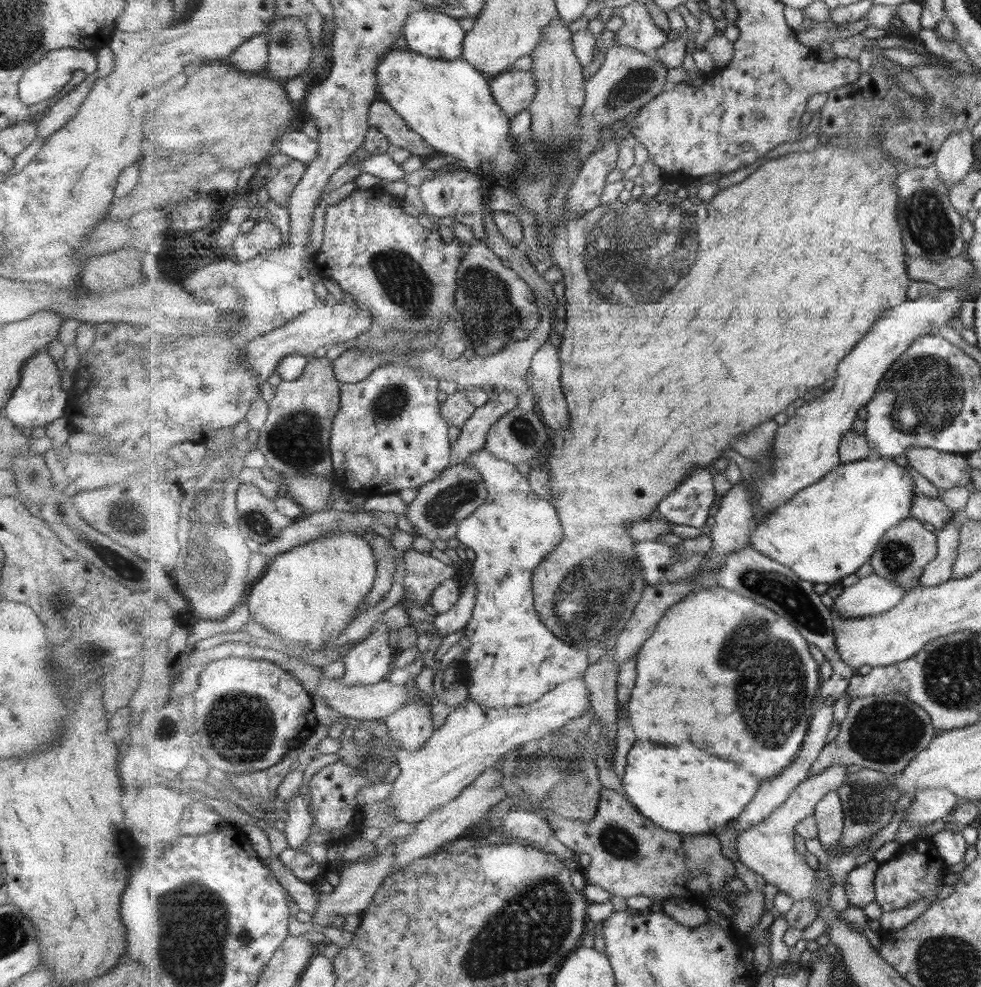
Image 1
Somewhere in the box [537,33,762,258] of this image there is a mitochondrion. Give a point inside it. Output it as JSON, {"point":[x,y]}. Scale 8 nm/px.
{"point":[632,85]}

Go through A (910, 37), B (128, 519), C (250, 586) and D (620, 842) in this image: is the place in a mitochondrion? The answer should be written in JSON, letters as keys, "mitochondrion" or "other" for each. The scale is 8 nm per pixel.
{"A":"other","B":"mitochondrion","C":"other","D":"mitochondrion"}

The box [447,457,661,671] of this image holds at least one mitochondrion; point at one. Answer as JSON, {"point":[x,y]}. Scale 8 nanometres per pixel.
{"point":[585,593]}

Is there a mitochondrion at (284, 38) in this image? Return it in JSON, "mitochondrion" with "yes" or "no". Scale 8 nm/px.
{"mitochondrion":"yes"}

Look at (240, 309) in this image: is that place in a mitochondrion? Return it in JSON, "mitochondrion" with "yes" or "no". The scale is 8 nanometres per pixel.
{"mitochondrion":"yes"}

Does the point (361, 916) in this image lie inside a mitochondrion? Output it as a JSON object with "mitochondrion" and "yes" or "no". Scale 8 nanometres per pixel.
{"mitochondrion":"no"}

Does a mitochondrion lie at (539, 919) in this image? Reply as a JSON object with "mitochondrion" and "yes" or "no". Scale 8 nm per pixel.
{"mitochondrion":"yes"}

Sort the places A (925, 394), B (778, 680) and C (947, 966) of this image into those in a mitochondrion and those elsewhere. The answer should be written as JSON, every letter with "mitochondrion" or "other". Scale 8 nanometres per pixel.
{"A":"mitochondrion","B":"mitochondrion","C":"mitochondrion"}

